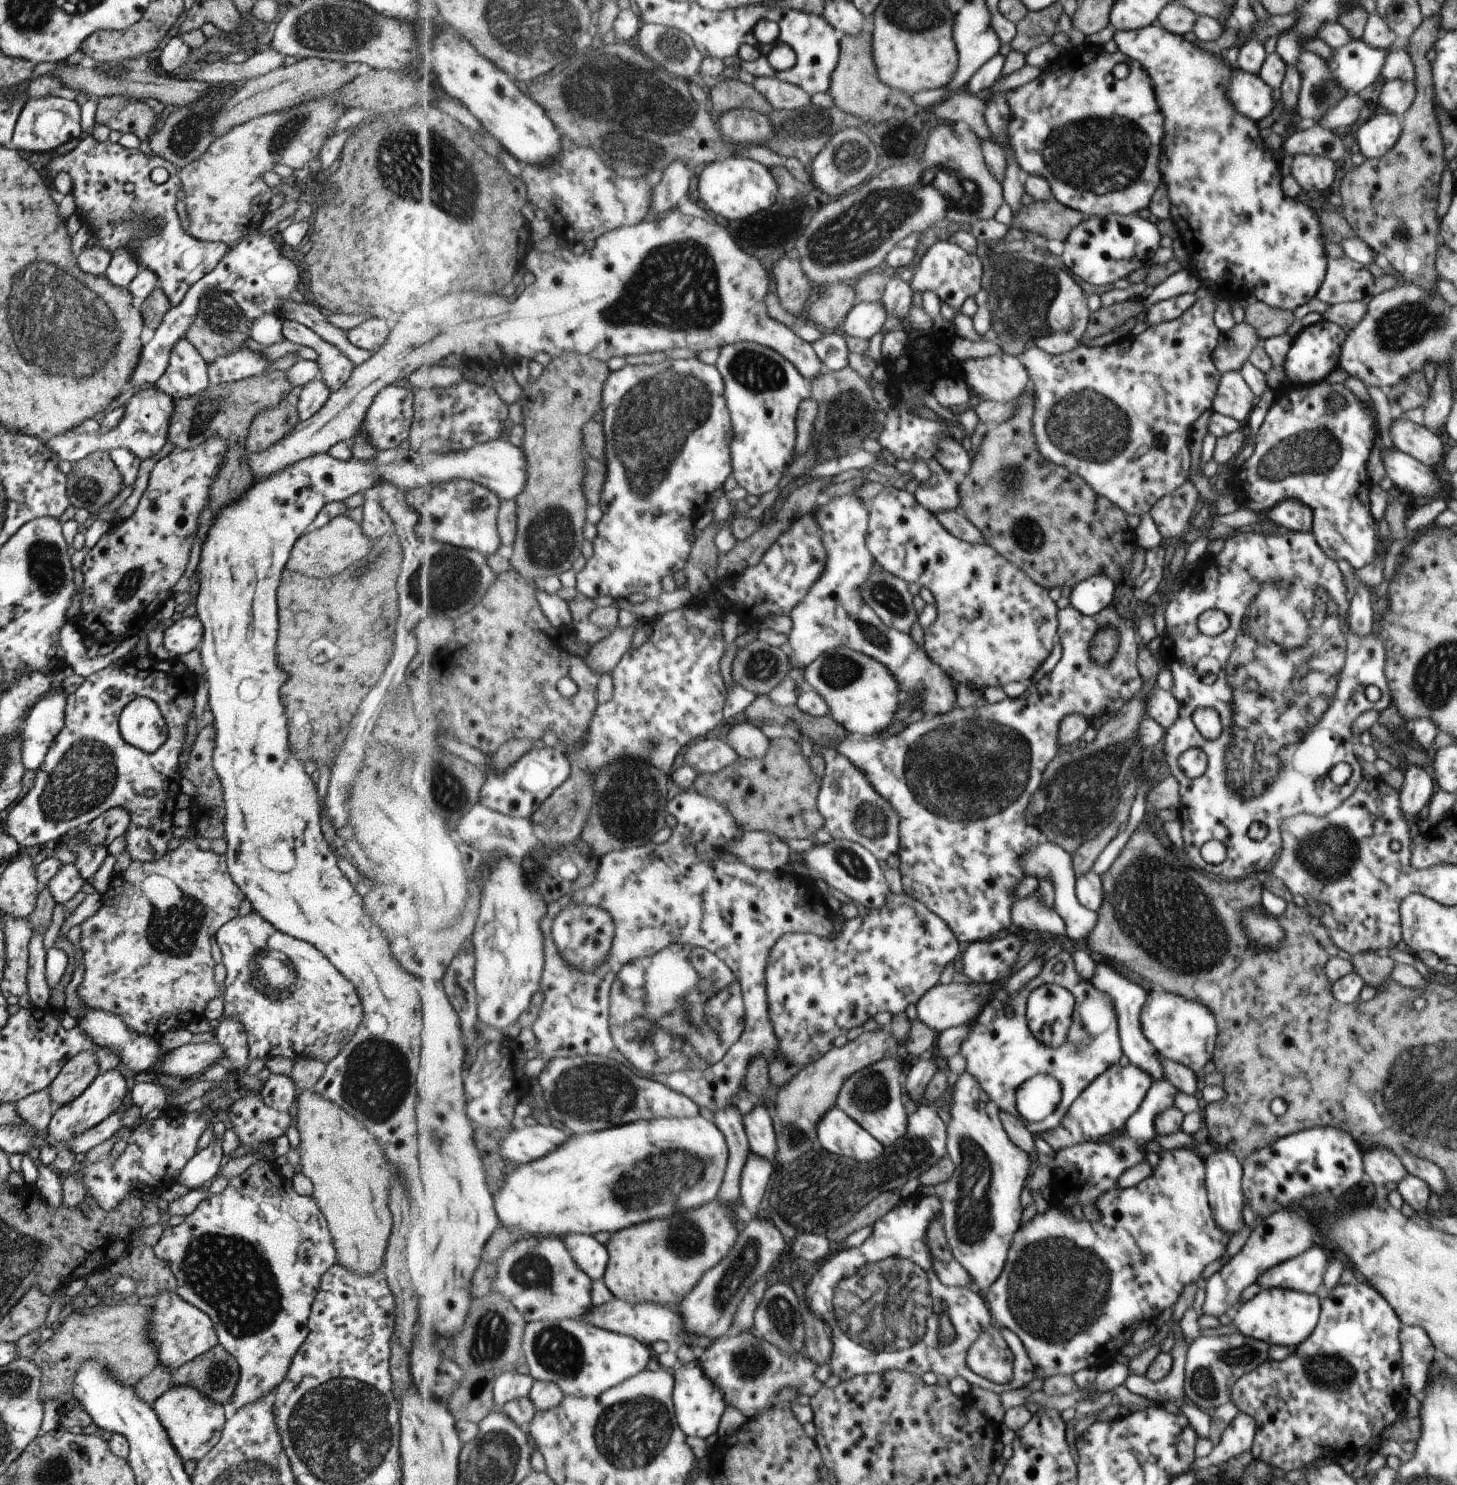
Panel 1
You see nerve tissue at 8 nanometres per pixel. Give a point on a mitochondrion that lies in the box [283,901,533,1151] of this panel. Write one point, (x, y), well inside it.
(376, 1080)

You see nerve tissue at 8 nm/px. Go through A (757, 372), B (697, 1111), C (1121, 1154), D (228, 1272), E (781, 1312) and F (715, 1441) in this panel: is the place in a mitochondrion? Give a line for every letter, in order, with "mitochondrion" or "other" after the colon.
A: mitochondrion
B: other
C: other
D: mitochondrion
E: mitochondrion
F: other

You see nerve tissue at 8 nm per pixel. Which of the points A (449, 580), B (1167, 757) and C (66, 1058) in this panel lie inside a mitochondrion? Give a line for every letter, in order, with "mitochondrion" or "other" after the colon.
A: mitochondrion
B: other
C: other

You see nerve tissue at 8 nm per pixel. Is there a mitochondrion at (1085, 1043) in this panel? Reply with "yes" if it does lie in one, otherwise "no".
yes

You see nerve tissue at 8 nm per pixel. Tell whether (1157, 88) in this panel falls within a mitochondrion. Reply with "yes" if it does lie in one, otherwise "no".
no

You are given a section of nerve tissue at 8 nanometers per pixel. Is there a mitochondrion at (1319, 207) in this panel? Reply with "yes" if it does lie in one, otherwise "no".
no

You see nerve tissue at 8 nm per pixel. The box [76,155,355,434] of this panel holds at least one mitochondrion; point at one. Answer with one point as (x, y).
(221, 319)

